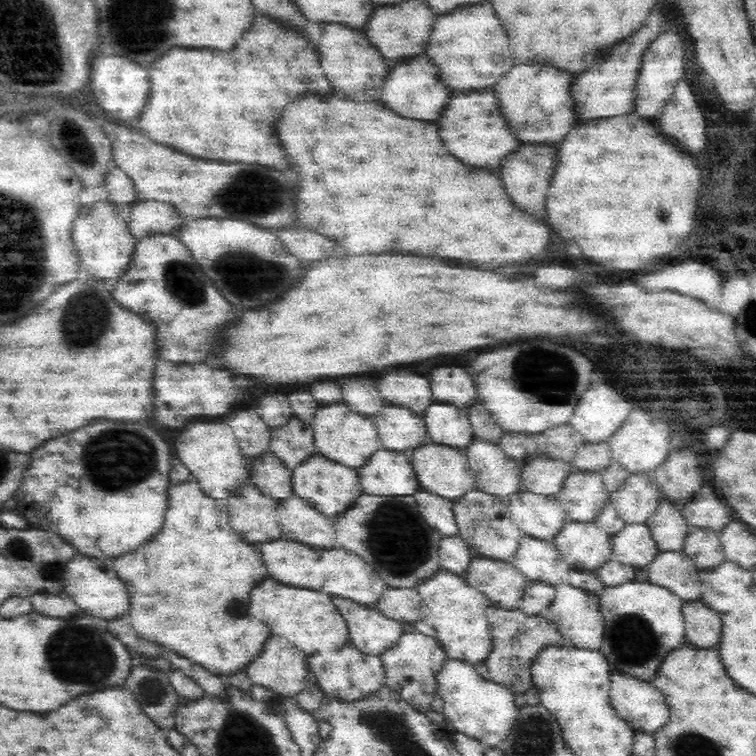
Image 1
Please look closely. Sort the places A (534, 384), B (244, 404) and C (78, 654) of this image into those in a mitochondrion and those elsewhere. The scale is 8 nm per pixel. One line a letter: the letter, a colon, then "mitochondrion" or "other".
A: mitochondrion
B: other
C: mitochondrion

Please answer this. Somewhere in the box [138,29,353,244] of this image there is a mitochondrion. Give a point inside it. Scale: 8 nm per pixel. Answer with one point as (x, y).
(252, 192)

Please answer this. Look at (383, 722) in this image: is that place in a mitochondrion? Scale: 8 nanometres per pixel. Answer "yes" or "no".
yes

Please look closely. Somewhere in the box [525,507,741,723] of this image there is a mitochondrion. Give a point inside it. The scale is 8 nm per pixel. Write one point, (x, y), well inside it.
(634, 642)

